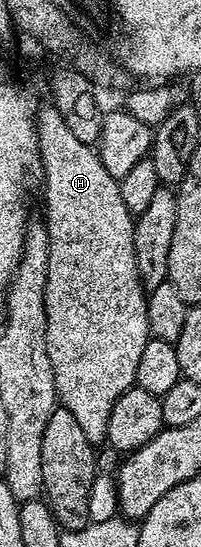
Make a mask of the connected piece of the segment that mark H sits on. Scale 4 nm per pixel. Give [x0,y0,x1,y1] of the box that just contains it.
[35,104,151,444]

